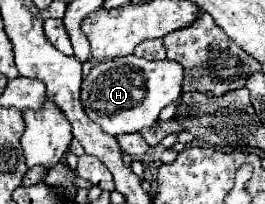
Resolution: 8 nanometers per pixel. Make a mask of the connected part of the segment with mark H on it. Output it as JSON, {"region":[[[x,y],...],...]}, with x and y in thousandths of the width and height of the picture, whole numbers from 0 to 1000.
{"region":[[[453,275],[392,294],[340,343],[340,373],[309,402],[302,500],[332,578],[362,598],[400,657],[498,657],[574,618],[596,559],[634,510],[687,471],[694,333],[649,294],[551,294],[521,275]]]}

